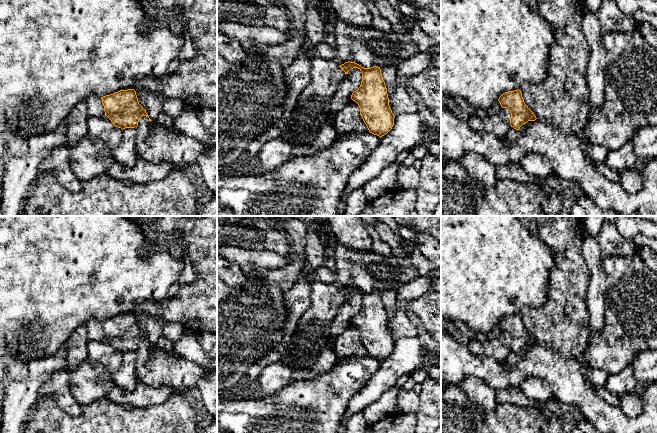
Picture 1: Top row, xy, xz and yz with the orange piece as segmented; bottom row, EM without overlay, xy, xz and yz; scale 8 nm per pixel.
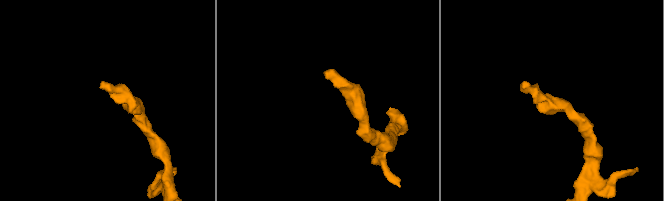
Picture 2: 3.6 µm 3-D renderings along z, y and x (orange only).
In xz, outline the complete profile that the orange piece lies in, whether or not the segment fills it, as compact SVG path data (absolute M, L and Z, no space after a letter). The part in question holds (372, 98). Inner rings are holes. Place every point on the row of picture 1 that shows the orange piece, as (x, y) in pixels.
M350 61L339 67L345 74L353 68L361 71L361 85L352 93L351 99L358 104L369 132L381 138L392 129L395 116L389 106L387 88L380 67L364 68Z

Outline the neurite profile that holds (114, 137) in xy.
M89 116L87 119L88 136L100 138L113 150L123 136L123 130L115 127L107 116Z

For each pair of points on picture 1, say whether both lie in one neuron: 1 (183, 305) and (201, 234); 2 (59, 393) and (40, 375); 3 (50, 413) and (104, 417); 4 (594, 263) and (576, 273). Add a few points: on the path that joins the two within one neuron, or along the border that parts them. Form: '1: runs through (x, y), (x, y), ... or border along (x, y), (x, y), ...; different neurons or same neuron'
1: runs through (201, 287), (203, 285), (203, 252); same neuron
2: border along (65, 368), (56, 371), (42, 385), (40, 395); different neurons
3: runs through (63, 422), (91, 422); same neuron
4: border along (581, 244), (581, 254), (590, 276), (587, 291); different neurons

